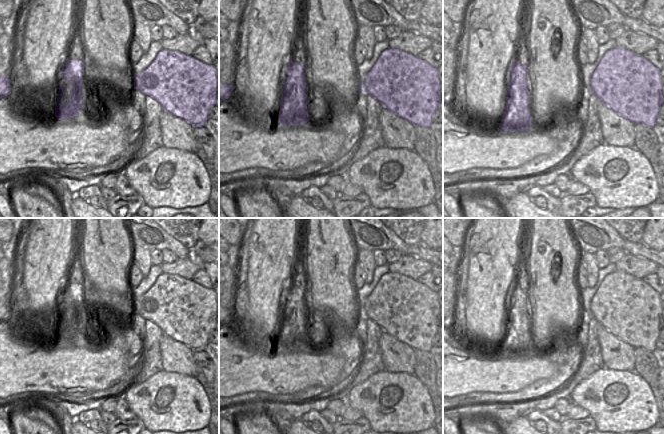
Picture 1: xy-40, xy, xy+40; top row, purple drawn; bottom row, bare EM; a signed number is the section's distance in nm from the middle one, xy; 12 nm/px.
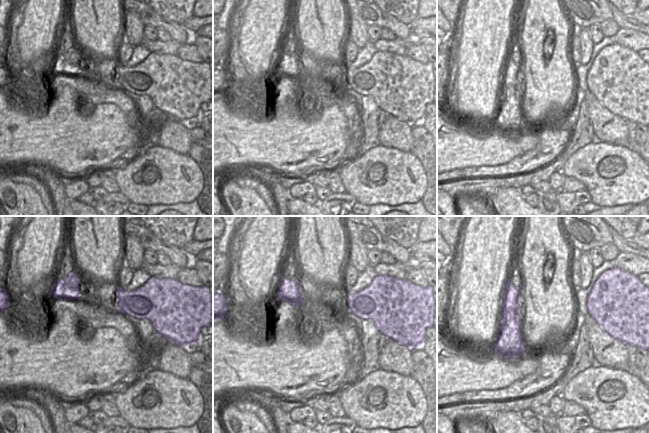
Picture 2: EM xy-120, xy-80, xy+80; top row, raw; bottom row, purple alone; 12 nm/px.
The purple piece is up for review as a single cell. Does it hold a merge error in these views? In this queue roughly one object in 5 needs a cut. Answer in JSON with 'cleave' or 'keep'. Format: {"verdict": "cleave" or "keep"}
{"verdict": "cleave"}

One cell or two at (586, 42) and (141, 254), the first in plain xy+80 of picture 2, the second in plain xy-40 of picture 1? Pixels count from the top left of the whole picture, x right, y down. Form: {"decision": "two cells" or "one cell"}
{"decision": "one cell"}

